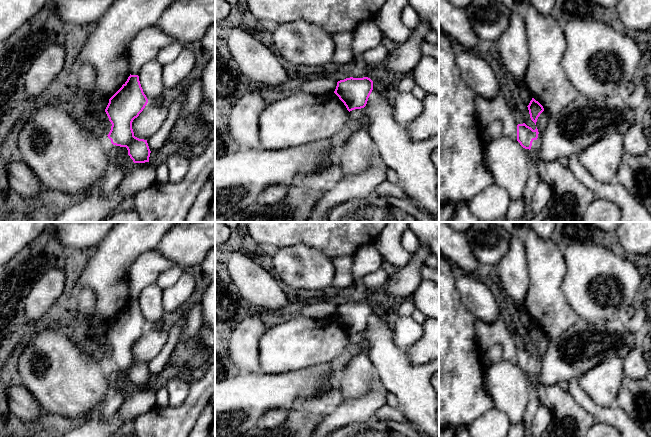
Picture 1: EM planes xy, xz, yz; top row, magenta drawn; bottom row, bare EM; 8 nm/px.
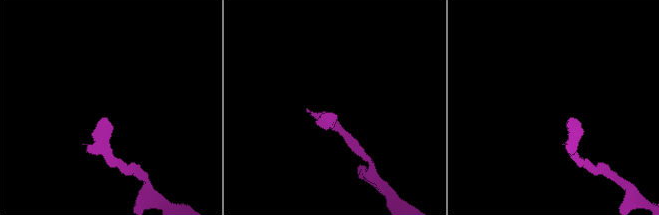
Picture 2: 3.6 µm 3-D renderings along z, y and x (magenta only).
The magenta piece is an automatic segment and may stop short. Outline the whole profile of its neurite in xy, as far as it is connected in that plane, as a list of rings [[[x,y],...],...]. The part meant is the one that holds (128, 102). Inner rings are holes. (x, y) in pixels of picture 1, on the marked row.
[[[130,74],[122,87],[109,99],[105,109],[112,124],[108,138],[113,145],[126,147],[134,163],[149,162],[151,153],[147,140],[135,137],[132,129],[133,120],[147,103],[139,76]]]

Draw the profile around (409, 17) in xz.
[[[406,5],[401,12],[401,21],[409,29],[415,29],[420,22],[420,17],[413,7]]]

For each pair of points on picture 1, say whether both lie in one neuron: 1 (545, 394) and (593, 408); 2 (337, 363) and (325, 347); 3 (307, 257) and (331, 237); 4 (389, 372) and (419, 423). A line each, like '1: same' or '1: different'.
1: different
2: different
3: different
4: same

